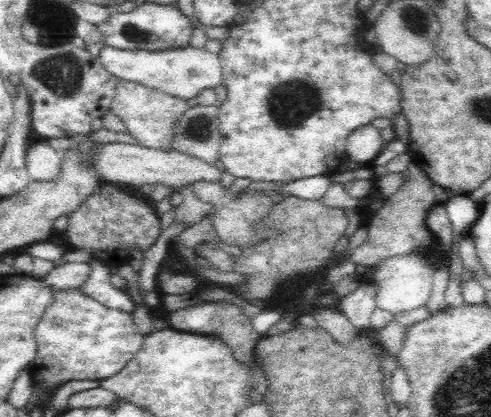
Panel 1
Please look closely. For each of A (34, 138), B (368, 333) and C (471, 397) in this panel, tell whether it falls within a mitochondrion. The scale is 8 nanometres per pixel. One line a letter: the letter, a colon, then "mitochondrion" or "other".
A: other
B: other
C: mitochondrion

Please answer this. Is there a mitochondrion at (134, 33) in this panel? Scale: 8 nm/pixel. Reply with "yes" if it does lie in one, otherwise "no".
yes

